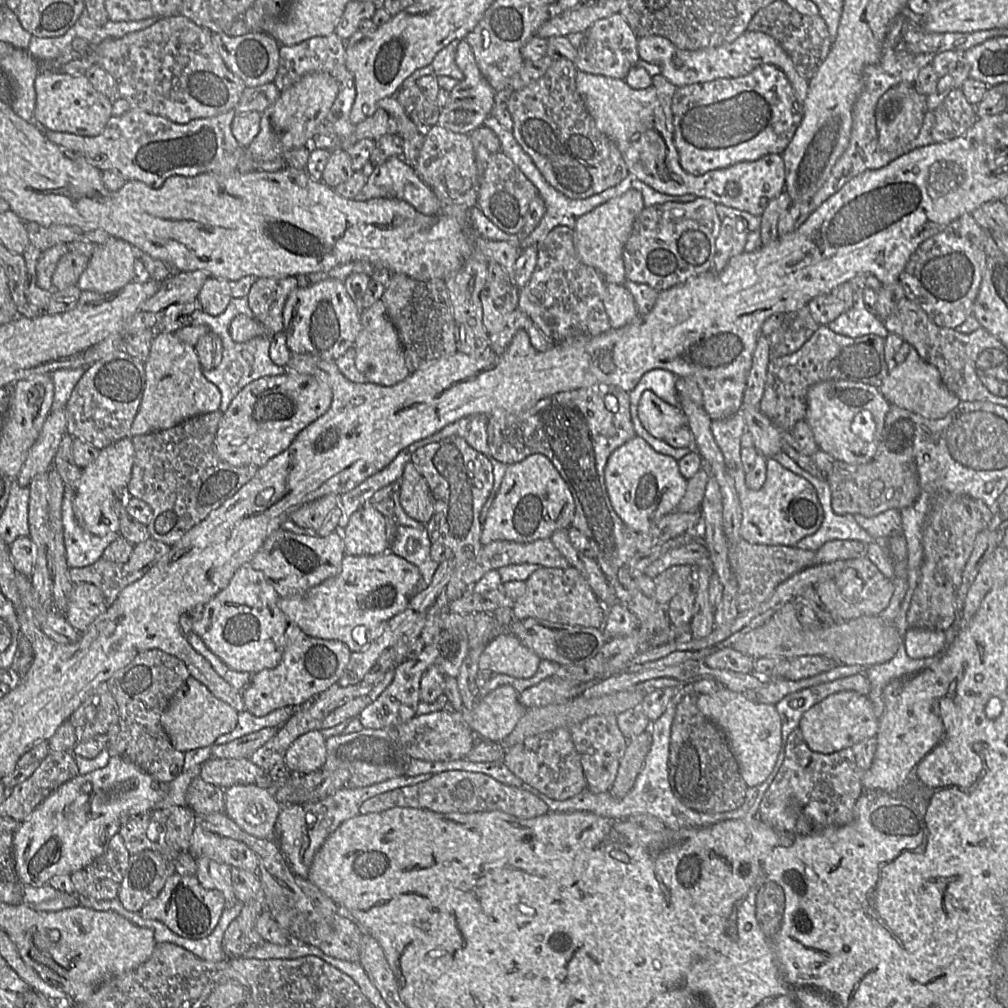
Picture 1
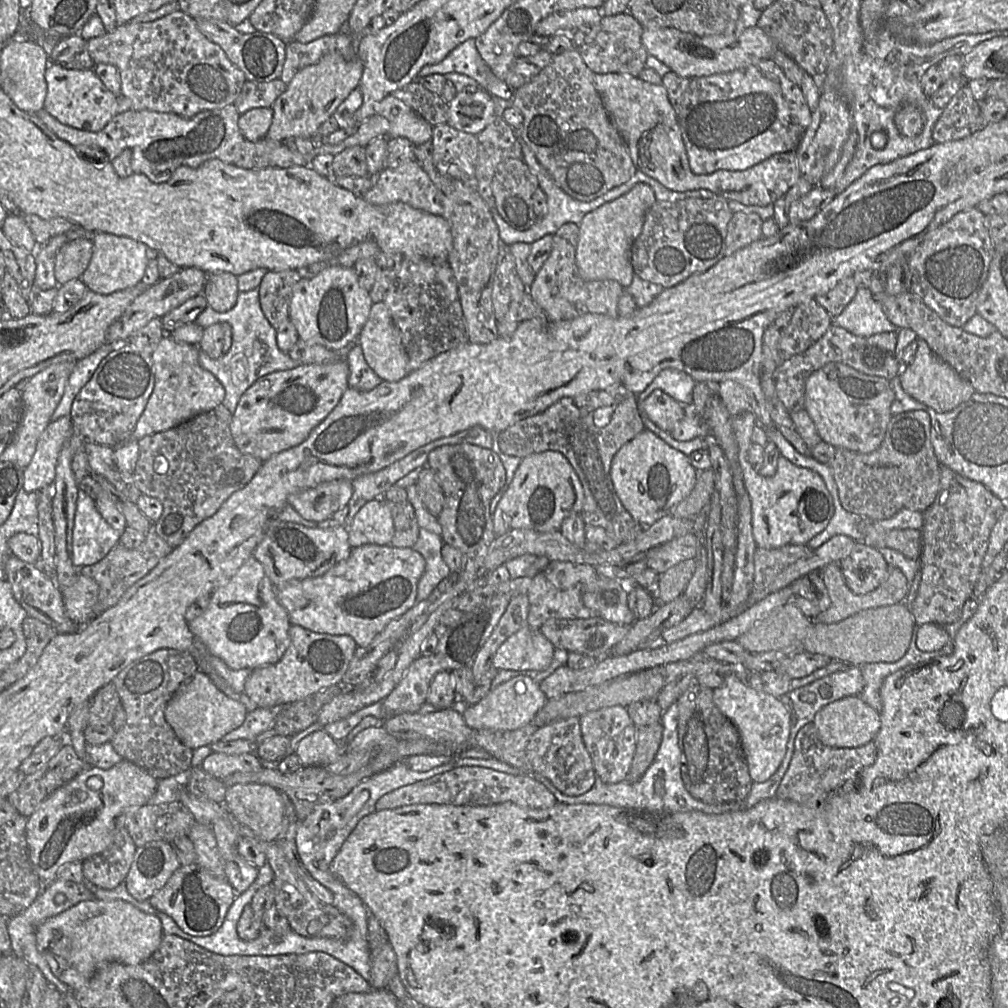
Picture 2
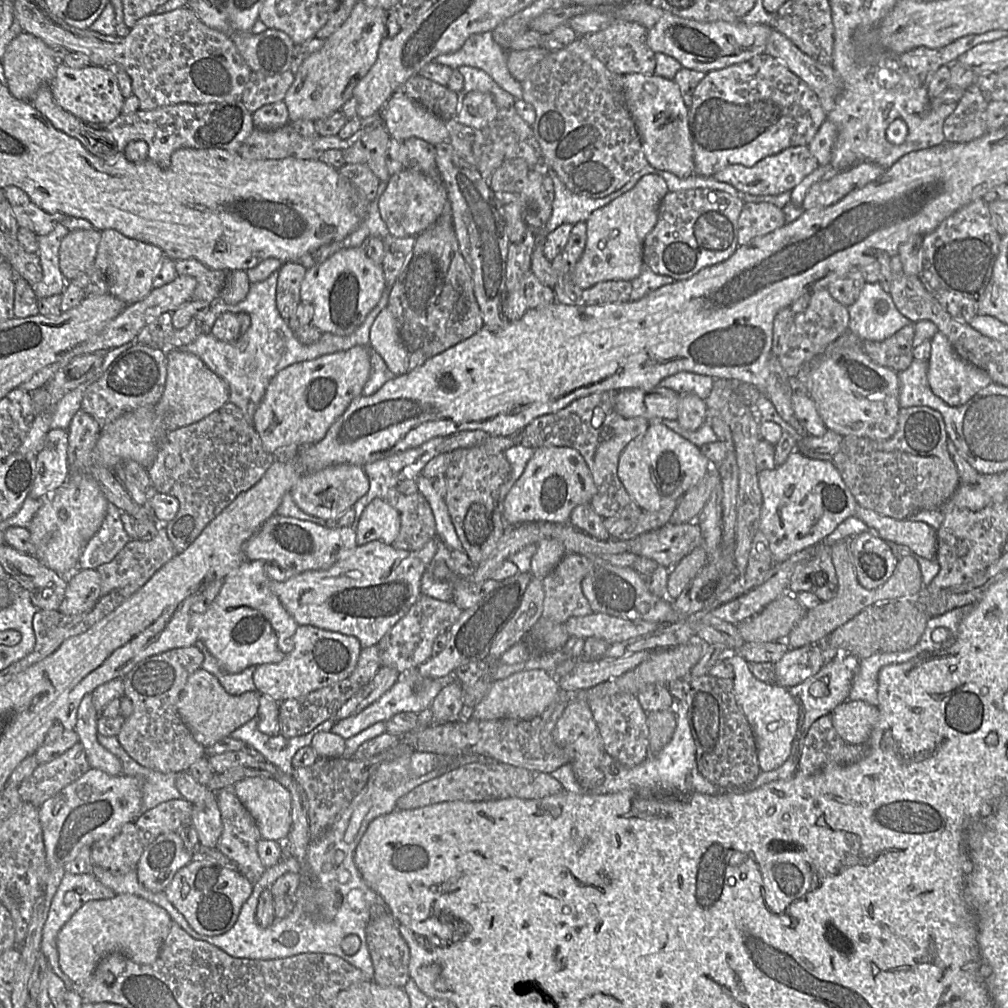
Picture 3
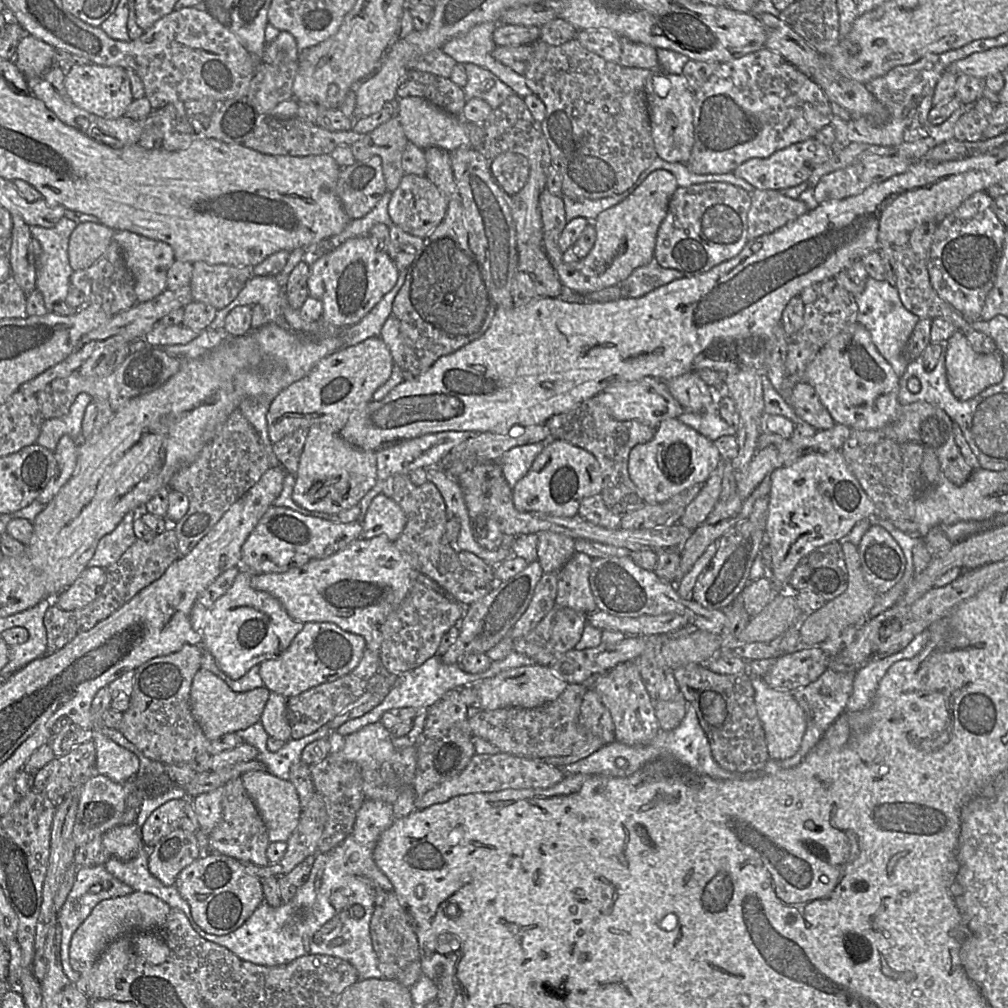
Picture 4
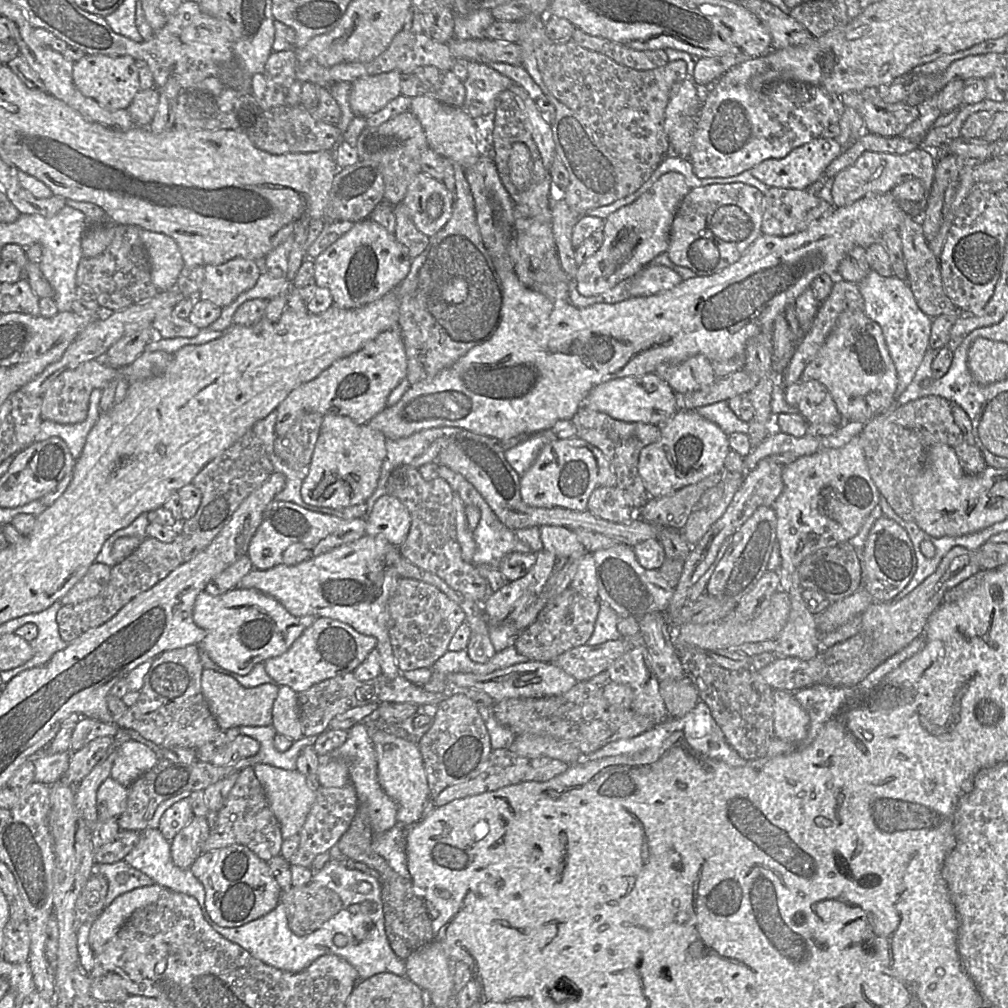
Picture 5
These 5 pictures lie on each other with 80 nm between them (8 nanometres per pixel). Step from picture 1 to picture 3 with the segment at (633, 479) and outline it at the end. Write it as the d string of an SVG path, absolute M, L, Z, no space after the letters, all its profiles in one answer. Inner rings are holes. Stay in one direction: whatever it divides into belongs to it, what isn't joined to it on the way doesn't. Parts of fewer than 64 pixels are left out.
M651 423L644 434L630 441L624 448L619 457L617 472L628 494L642 510L657 511L695 487L711 464L701 453L700 447L683 438L663 423Z

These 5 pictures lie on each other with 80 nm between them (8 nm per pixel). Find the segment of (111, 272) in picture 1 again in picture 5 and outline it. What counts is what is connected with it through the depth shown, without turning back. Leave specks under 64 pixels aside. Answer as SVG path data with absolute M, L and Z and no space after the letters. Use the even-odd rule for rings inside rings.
M140 230L139 235L147 252L153 284L159 292L174 289L185 267L176 241L165 234L146 230Z

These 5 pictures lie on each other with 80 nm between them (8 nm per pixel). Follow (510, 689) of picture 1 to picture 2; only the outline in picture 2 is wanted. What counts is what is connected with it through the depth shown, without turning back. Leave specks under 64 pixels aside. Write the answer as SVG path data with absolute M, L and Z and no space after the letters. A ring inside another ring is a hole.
M521 675L490 689L477 704L466 706L459 713L471 730L513 731L532 722L547 700L540 688L540 682L529 675Z

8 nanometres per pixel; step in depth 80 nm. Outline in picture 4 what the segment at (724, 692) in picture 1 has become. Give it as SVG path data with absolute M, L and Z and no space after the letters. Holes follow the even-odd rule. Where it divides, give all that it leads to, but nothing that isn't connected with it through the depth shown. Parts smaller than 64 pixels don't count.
M750 662L748 671L755 690L755 705L758 717L762 723L769 759L784 760L793 756L799 749L806 732L807 722L803 709L797 703L790 691L779 690L770 687L760 676L750 673Z

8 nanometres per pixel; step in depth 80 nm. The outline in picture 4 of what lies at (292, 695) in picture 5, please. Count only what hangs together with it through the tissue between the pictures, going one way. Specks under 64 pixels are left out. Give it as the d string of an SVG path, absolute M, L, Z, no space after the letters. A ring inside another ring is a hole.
M271 692L259 721L270 737L284 742L292 739L291 727L286 717L287 699Z

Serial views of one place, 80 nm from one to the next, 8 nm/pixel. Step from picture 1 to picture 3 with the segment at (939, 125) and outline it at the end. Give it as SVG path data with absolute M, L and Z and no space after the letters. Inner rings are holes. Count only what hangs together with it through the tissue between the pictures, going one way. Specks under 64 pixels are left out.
M975 85L967 88L955 110L943 124L945 141L953 143L970 142L987 132L986 109L989 100Z

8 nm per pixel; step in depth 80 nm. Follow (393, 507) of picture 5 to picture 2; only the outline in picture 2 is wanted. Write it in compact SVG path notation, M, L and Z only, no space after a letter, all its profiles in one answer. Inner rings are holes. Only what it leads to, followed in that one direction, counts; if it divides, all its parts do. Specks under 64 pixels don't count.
M381 498L366 503L348 528L349 545L355 549L364 545L387 546L395 532L392 511Z

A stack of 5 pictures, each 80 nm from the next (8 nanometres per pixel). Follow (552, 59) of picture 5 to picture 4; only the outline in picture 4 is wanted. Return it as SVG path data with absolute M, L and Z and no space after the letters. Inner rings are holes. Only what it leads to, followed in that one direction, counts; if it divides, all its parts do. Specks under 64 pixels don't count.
M538 39L524 74L526 84L546 106L540 126L551 153L551 163L560 172L563 195L597 200L628 191L639 176L658 158L651 134L645 83L653 71L627 68L588 51L576 39L553 46Z

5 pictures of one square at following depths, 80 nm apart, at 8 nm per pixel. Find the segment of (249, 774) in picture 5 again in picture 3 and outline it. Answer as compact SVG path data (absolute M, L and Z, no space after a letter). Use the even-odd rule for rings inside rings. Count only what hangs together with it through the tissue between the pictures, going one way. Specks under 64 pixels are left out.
M233 787L223 788L218 791L216 800L222 822L222 832L218 838L216 848L227 857L229 862L237 868L244 878L254 884L266 869L257 852L257 845L262 839L259 827L253 816L236 796Z

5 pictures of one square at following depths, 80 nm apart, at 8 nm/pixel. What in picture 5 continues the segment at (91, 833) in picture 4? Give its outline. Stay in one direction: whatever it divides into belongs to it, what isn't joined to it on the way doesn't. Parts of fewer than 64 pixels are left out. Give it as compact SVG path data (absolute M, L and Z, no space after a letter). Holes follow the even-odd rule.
M112 778L106 779L96 795L97 817L95 823L86 822L93 829L96 823L110 818L119 818L126 808L128 790Z

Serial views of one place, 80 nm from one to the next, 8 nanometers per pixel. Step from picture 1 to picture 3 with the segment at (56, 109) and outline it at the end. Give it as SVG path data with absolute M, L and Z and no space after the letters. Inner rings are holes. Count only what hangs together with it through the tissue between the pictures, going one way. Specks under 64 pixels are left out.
M59 62L50 86L55 102L89 125L108 124L122 113L125 97L116 76L107 67L90 64L83 68L71 68Z

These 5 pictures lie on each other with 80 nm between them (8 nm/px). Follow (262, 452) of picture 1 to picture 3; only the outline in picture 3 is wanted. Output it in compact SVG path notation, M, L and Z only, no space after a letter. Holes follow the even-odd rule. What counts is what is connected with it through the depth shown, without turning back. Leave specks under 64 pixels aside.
M364 345L297 362L280 370L271 379L253 417L253 427L261 439L264 450L273 454L282 446L297 444L303 447L322 440L329 427L344 413L351 401L362 395L370 371L369 347Z

